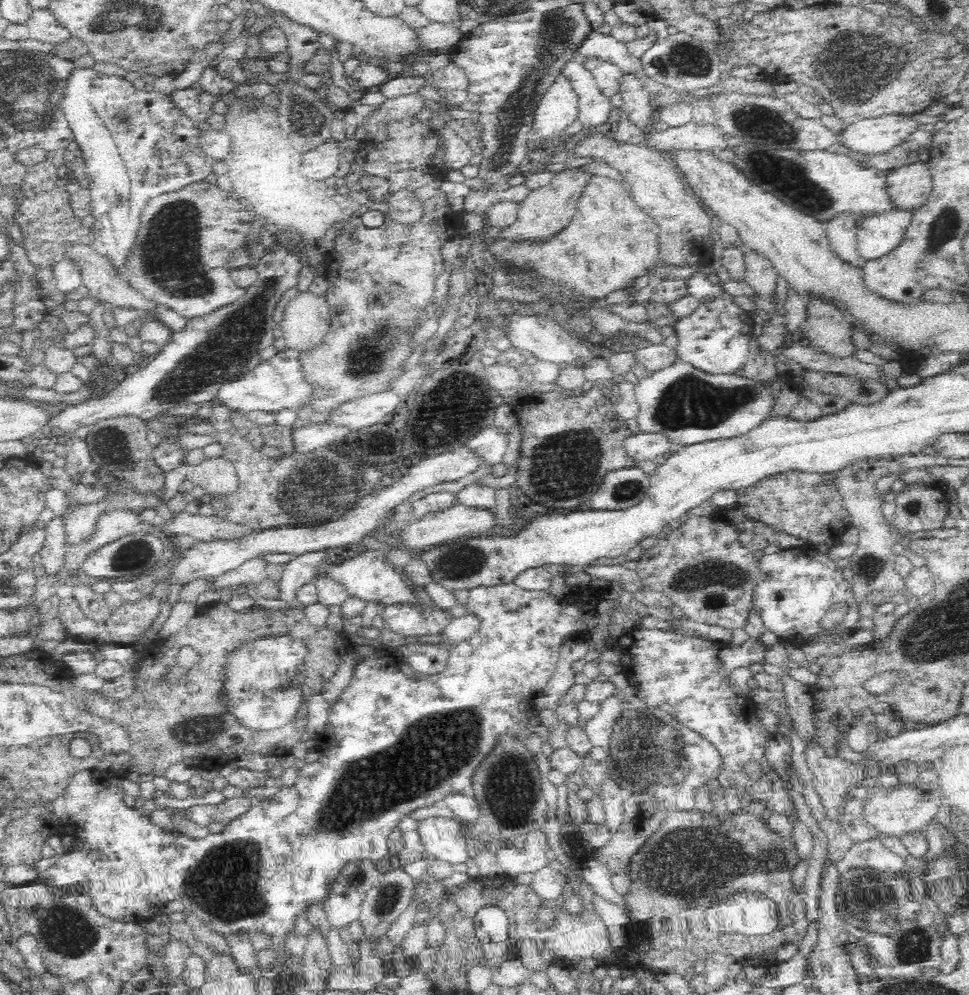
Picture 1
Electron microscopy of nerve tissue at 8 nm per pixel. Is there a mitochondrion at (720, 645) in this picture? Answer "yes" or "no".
no

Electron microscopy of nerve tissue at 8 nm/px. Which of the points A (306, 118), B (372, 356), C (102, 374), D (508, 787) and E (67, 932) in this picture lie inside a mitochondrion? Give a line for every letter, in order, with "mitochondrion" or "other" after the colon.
A: mitochondrion
B: mitochondrion
C: other
D: mitochondrion
E: mitochondrion

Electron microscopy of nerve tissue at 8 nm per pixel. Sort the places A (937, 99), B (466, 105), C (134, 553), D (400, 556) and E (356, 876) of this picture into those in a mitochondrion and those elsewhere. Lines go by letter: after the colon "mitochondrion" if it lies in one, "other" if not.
A: other
B: other
C: mitochondrion
D: other
E: mitochondrion

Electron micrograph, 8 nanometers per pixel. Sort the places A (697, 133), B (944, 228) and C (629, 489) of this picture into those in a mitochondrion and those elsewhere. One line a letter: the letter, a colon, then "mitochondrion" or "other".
A: other
B: mitochondrion
C: mitochondrion

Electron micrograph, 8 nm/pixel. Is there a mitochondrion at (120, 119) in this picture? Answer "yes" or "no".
yes

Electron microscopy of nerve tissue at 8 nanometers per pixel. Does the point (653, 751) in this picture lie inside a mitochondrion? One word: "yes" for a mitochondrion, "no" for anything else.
yes

